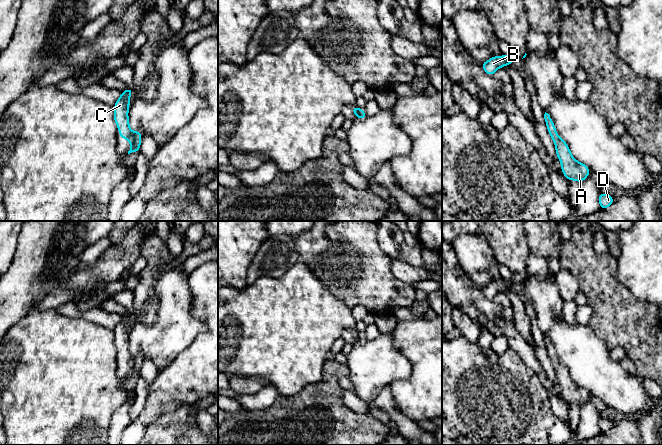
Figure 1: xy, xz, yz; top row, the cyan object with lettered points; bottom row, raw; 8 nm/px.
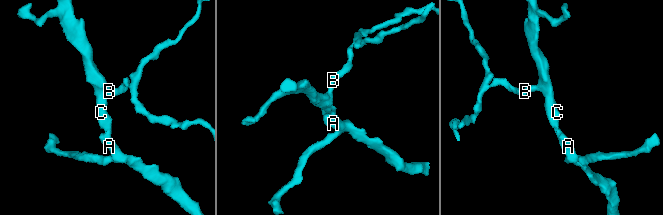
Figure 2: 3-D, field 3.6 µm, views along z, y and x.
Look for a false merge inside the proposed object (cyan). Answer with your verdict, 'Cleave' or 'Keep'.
Keep

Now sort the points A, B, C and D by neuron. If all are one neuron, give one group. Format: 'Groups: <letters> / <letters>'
Groups: A B C D

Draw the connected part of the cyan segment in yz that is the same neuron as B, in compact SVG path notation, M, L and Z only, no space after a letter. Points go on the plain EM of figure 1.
M503 279L502 281L494 280L488 285L481 288L483 294L490 300L493 300L498 292L505 289L511 289L514 284L513 279Z

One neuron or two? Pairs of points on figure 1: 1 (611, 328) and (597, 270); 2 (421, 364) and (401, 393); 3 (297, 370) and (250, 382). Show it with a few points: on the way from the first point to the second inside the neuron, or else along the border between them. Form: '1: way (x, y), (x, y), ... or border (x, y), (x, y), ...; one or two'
1: way (611, 314), (611, 302), (599, 284); one
2: way (421, 371), (421, 374), (408, 387); one
3: border (242, 376), (265, 377), (271, 384); two

